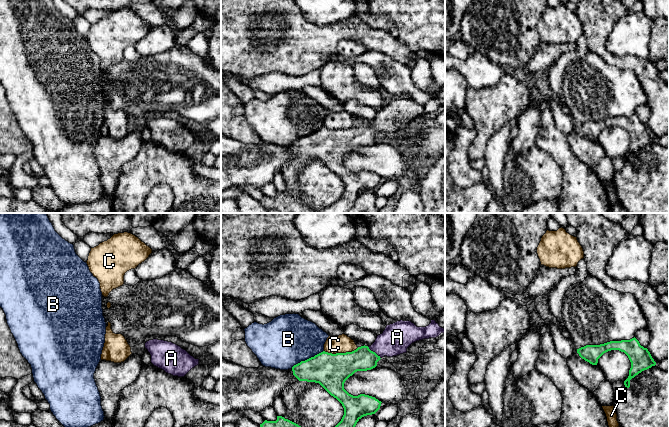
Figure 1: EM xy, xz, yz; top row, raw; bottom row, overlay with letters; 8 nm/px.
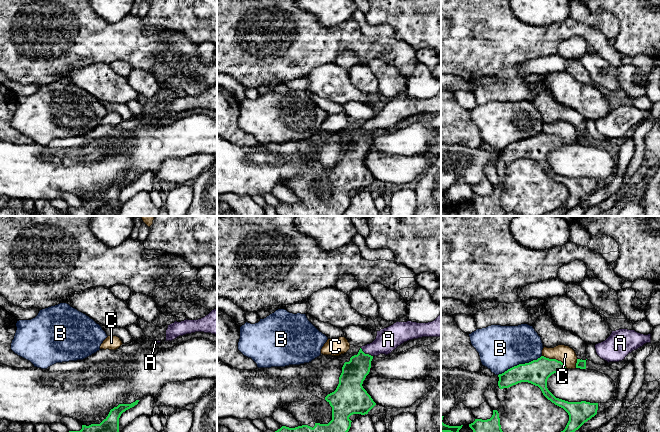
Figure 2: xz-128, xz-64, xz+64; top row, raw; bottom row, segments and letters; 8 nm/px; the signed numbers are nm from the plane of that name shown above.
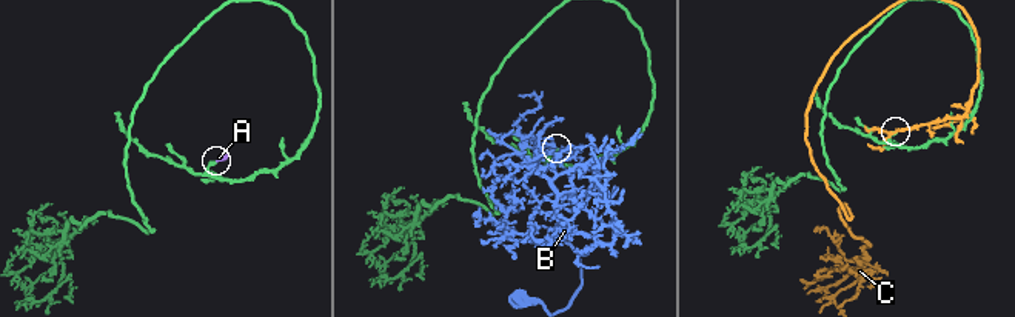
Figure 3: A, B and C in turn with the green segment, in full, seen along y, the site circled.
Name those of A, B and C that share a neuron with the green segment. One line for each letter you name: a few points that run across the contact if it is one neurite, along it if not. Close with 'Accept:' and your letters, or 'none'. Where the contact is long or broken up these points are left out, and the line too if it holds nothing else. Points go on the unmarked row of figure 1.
A: xz (346, 140), (365, 134), (374, 128), (397, 113)
Accept: A

